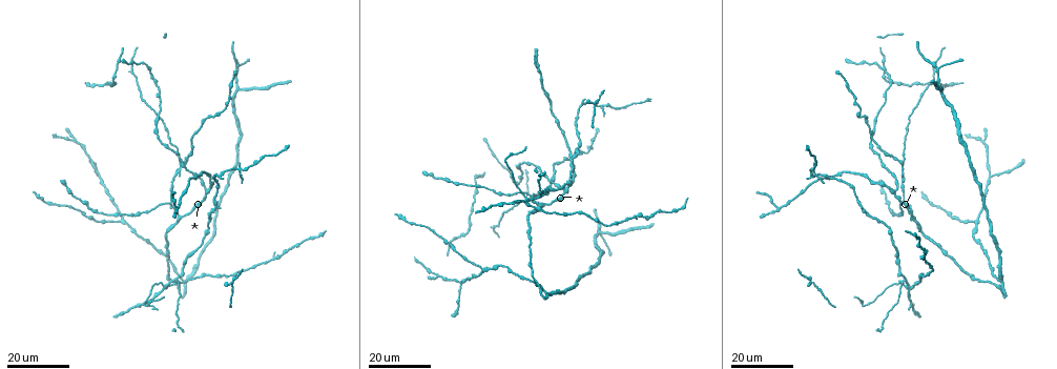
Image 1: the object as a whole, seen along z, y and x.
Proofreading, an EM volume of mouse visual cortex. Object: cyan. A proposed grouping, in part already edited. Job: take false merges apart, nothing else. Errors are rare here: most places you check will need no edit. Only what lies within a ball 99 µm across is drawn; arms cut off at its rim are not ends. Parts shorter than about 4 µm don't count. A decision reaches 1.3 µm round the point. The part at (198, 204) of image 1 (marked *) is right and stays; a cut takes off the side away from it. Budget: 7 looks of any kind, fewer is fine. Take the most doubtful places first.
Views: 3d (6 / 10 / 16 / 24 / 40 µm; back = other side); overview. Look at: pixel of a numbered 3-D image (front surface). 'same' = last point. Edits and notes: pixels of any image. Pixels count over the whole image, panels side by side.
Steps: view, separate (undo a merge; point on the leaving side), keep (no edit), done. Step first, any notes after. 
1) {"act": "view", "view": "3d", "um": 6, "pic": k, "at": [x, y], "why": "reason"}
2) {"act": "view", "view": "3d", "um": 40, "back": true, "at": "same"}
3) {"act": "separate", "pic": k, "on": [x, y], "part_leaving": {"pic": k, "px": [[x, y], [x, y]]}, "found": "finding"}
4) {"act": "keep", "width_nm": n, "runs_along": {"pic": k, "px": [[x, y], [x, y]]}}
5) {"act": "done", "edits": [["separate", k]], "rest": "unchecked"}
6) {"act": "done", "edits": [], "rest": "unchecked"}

{"act": "view", "view": "3d", "um": 16, "pic": 1, "at": [179, 163], "why": "three-way junction"}

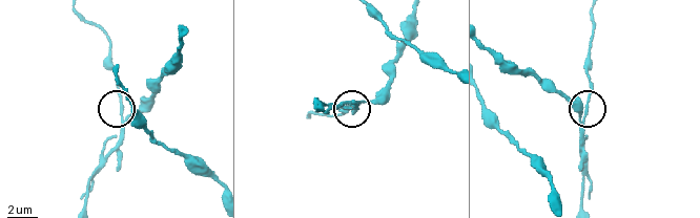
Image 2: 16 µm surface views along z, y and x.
{"act": "view", "view": "3d", "um": 6, "pic": 2, "at": [122, 114]}

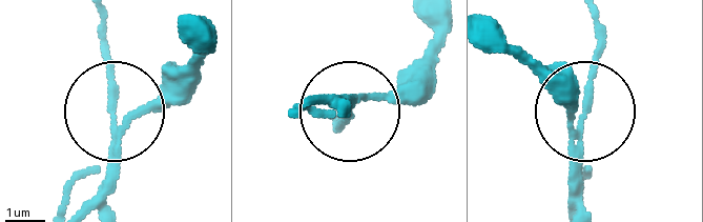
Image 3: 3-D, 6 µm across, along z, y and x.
{"act": "keep", "found": "continuous, no second cell"}

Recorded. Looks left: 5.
{"act": "view", "view": "3d", "um": 24, "pic": 1, "at": [240, 172], "why": "four-way junction"}

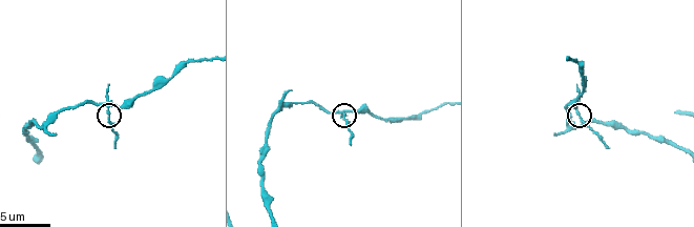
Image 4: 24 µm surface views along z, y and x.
{"act": "view", "view": "3d", "um": 10, "pic": 4, "at": [342, 113], "why": "zoom in"}

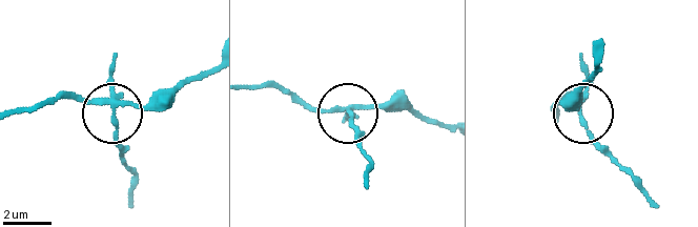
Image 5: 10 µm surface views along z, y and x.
{"act": "separate", "pic": 5, "on": [117, 135], "side_arm_um": 5, "part_leaving": {"pic": 5, "px": [[113, 104], [113, 139], [130, 181], [130, 203]]}, "found": "two cells meet here"}

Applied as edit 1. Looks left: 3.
{"act": "view", "view": "3d", "um": 24, "pic": 1, "at": [895, 189]}

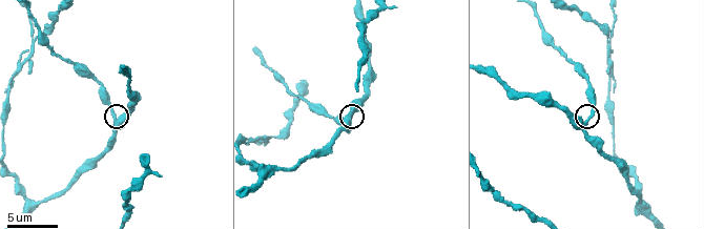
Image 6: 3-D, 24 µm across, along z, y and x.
{"act": "view", "view": "3d", "um": 6, "pic": 6, "at": [587, 121]}

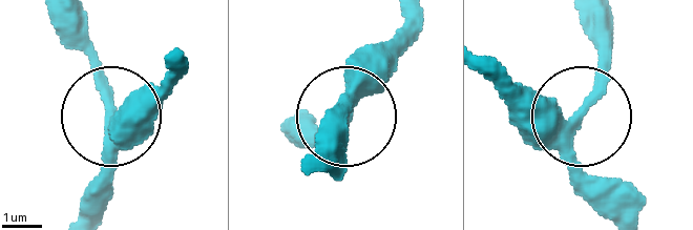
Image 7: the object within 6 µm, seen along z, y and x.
{"act": "keep", "runs_along": {"pic": 7, "px": [[78, 211], [108, 161], [108, 110], [82, 43]]}, "found": "one cell here"}

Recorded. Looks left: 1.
{"act": "done", "edits": [["separate", 5]], "rest": "unchecked"}

